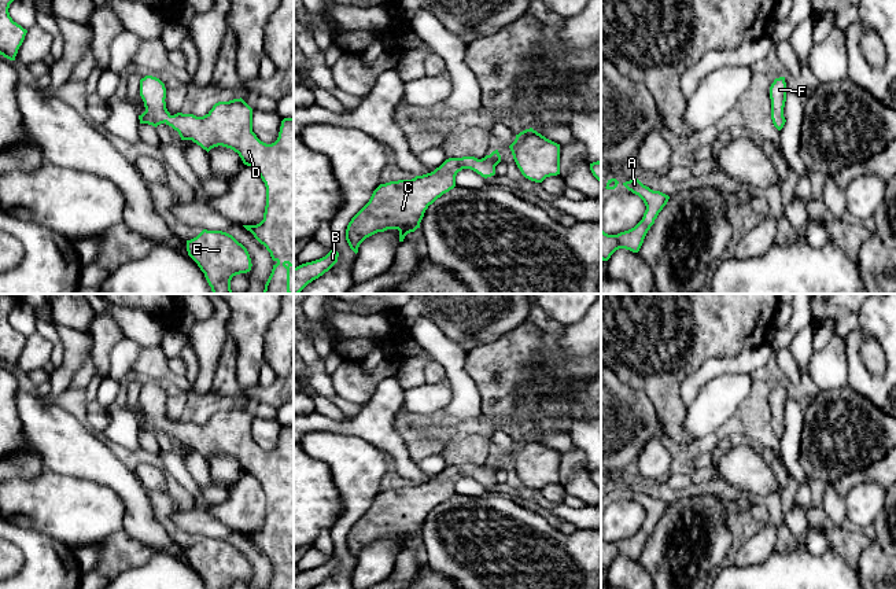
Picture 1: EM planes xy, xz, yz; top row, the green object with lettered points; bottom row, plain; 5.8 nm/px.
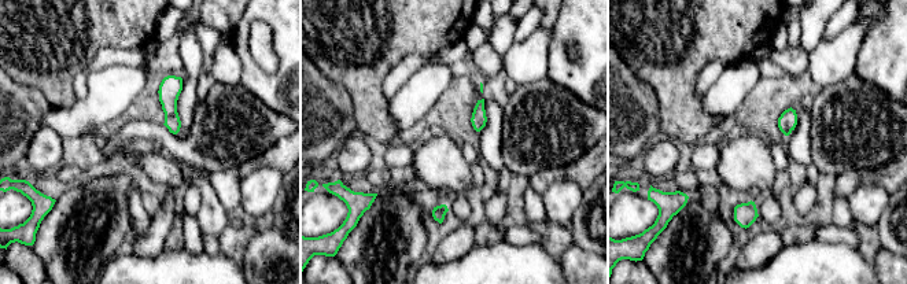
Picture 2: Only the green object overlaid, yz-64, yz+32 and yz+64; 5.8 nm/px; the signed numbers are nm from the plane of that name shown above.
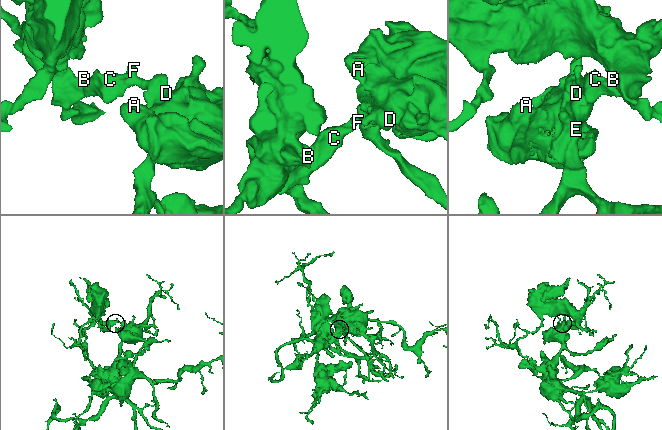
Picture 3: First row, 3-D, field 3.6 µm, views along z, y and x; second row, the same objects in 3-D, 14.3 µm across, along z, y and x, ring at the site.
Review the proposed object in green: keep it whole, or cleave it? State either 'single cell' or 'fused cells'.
single cell

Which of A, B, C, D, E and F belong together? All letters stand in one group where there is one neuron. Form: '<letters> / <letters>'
A B C D E F

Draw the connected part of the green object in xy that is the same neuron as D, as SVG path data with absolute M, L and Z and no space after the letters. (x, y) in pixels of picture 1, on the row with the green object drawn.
M152 76L140 80L140 96L145 111L139 115L140 124L158 126L166 124L178 132L181 140L192 140L207 152L218 146L233 150L243 163L254 168L266 187L266 206L263 220L257 225L243 225L266 247L277 264L265 284L262 294L294 294L290 291L290 268L294 266L294 118L281 121L279 137L274 143L261 141L252 132L252 108L240 97L218 102L203 117L177 113L172 115L166 108L165 84Z

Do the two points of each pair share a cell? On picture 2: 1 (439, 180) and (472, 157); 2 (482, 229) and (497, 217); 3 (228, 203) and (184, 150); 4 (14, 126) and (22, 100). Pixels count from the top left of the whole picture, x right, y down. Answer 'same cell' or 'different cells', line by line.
1: different cells
2: different cells
3: different cells
4: same cell

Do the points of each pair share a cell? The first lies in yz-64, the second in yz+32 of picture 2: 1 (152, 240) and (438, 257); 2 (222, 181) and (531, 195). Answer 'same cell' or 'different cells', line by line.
1: same cell
2: same cell

